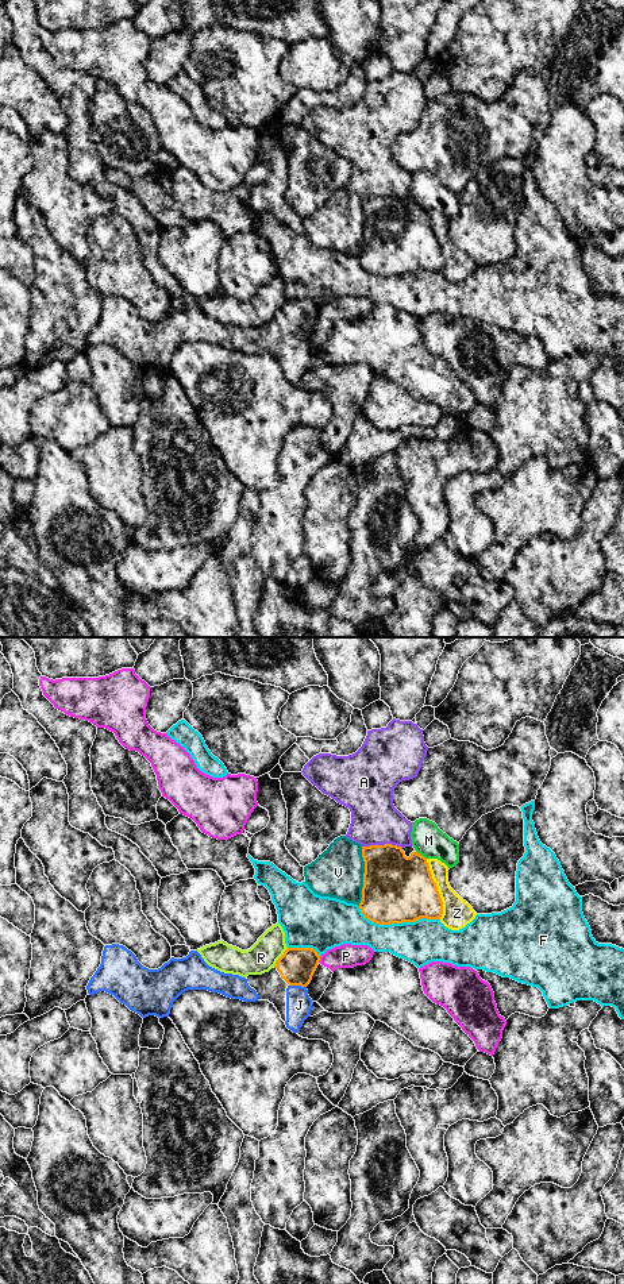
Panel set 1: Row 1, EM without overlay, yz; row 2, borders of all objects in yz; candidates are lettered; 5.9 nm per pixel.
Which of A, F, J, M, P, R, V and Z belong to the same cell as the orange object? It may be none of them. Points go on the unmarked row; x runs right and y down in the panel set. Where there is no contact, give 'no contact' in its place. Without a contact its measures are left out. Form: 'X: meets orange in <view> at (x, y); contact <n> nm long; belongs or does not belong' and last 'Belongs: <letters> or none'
A: meets orange in yz at (382, 197); contact 240 nm long; does not belong
F: meets orange in yz at (397, 274); contact 500 nm long; does not belong
J: meets orange in yz at (297, 336); contact 110 nm long; belongs
M: meets orange in yz at (420, 207); contact 80 nm long; does not belong
P: meets orange in yz at (319, 311); contact 40 nm long; does not belong
R: meets orange in yz at (280, 309); contact 150 nm long; does not belong
V: meets orange in yz at (364, 228); contact 360 nm long; does not belong
Z: meets orange in yz at (436, 241); contact 380 nm long; does not belong
Belongs: J

